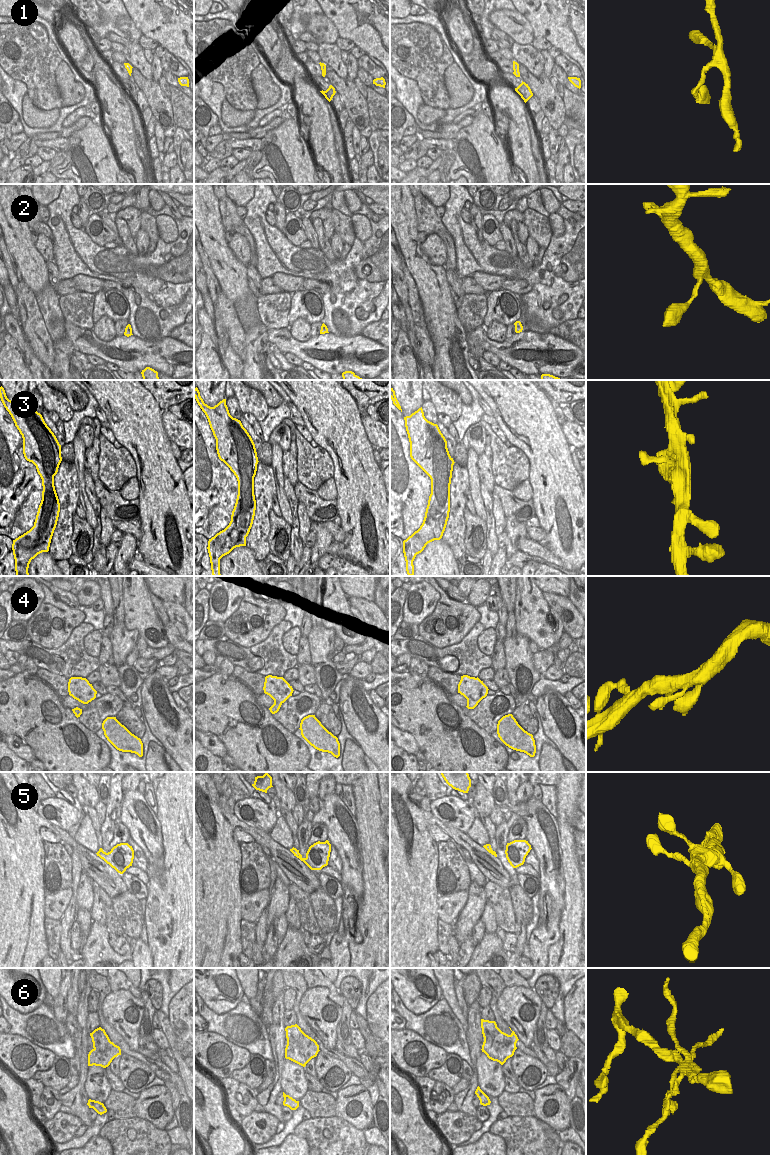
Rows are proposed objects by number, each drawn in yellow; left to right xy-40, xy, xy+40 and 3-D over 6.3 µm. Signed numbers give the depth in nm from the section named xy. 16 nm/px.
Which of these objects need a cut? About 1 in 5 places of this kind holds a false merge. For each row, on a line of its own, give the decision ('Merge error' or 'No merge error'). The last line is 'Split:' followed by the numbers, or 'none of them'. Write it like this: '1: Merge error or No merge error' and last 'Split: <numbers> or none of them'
1: No merge error
2: No merge error
3: No merge error
4: No merge error
5: No merge error
6: Merge error
Split: 6

